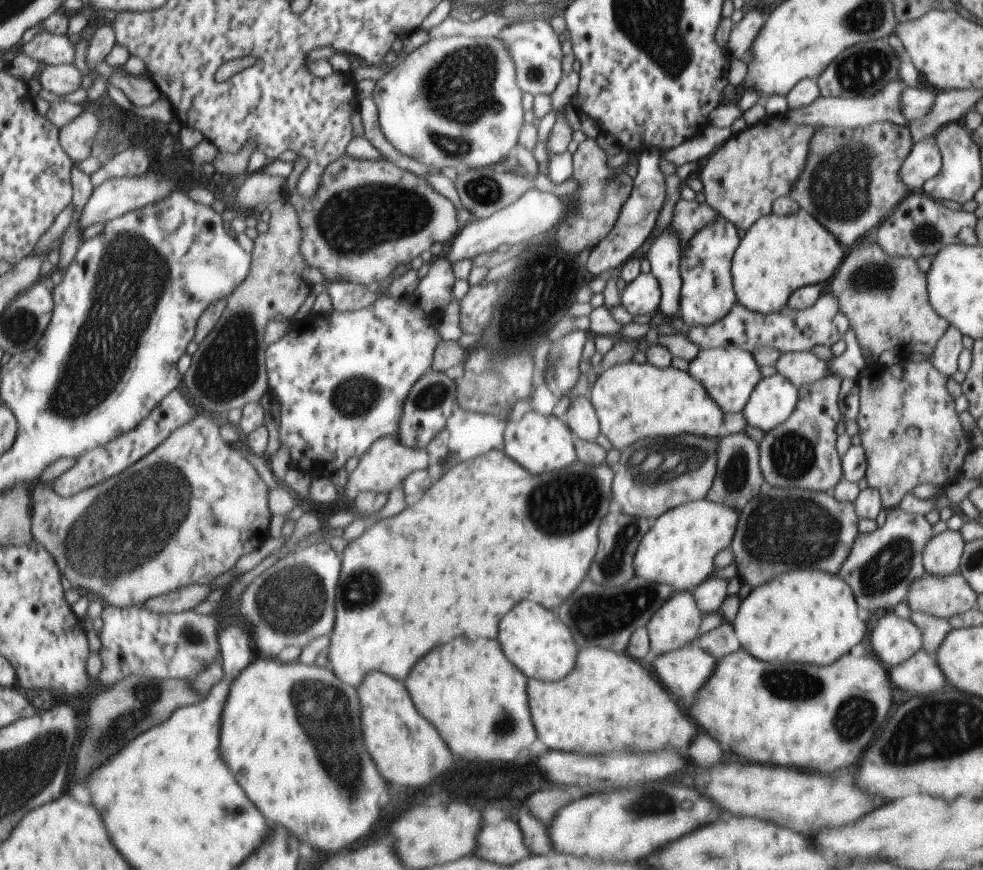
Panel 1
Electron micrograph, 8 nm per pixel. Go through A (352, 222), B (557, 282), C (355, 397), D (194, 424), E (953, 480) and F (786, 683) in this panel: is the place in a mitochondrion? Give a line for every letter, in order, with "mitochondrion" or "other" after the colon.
A: mitochondrion
B: mitochondrion
C: mitochondrion
D: other
E: other
F: mitochondrion

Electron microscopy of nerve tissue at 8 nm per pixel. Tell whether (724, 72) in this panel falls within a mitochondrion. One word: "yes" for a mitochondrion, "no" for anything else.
no

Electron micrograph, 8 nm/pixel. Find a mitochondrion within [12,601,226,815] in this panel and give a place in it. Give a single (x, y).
(145, 696)

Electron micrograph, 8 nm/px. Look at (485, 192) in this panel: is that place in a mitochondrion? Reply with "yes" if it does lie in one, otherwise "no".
yes

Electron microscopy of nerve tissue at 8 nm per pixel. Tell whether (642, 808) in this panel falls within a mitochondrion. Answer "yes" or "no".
yes

